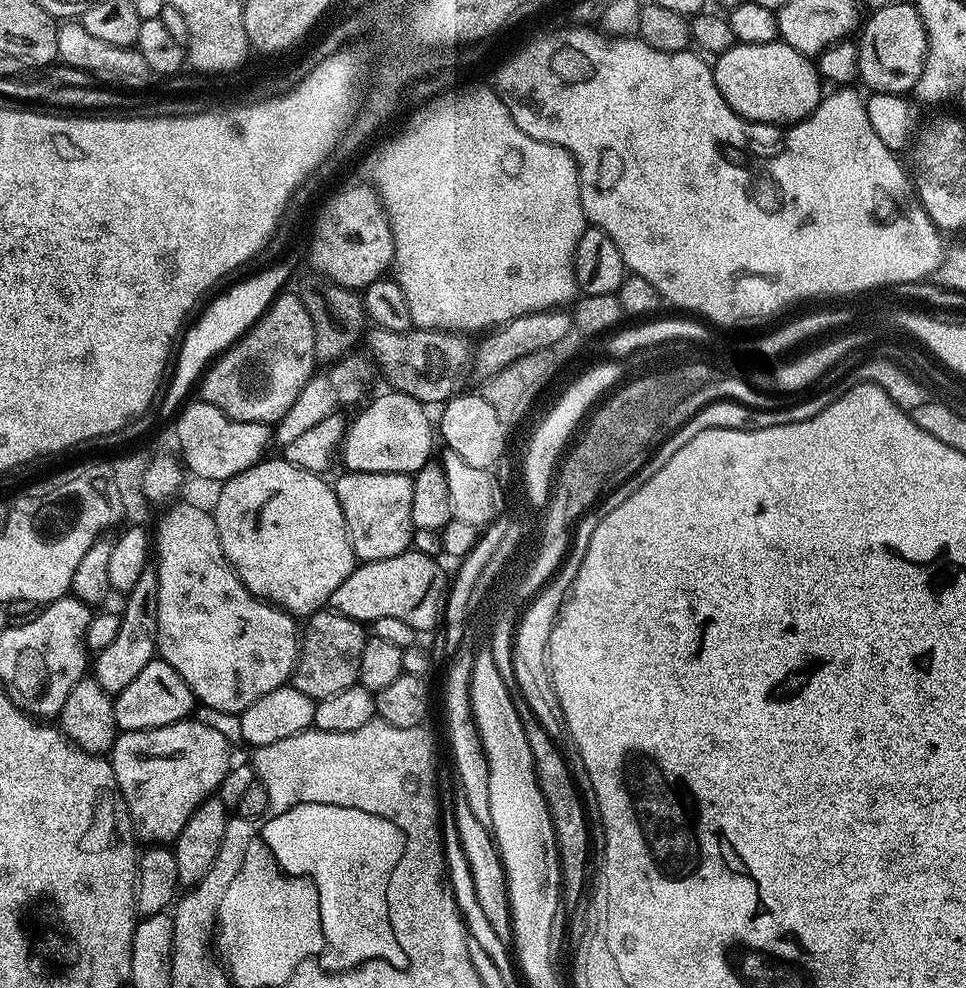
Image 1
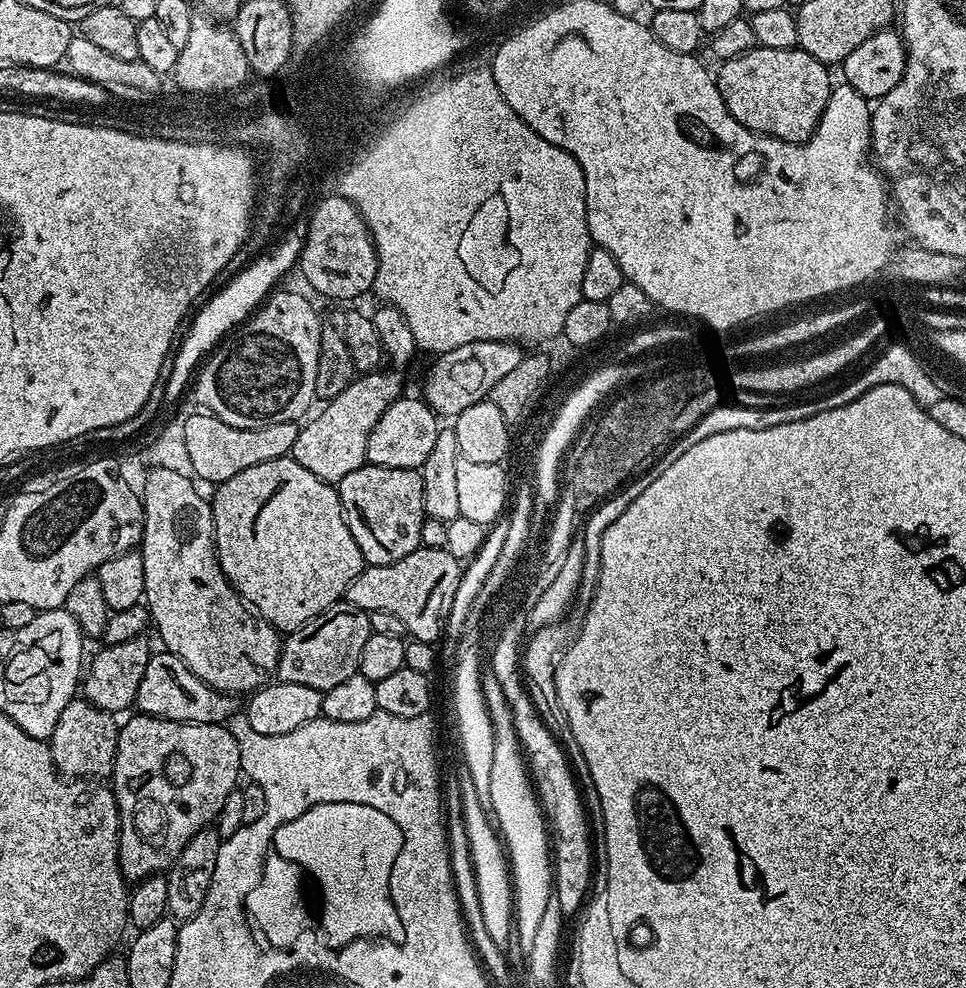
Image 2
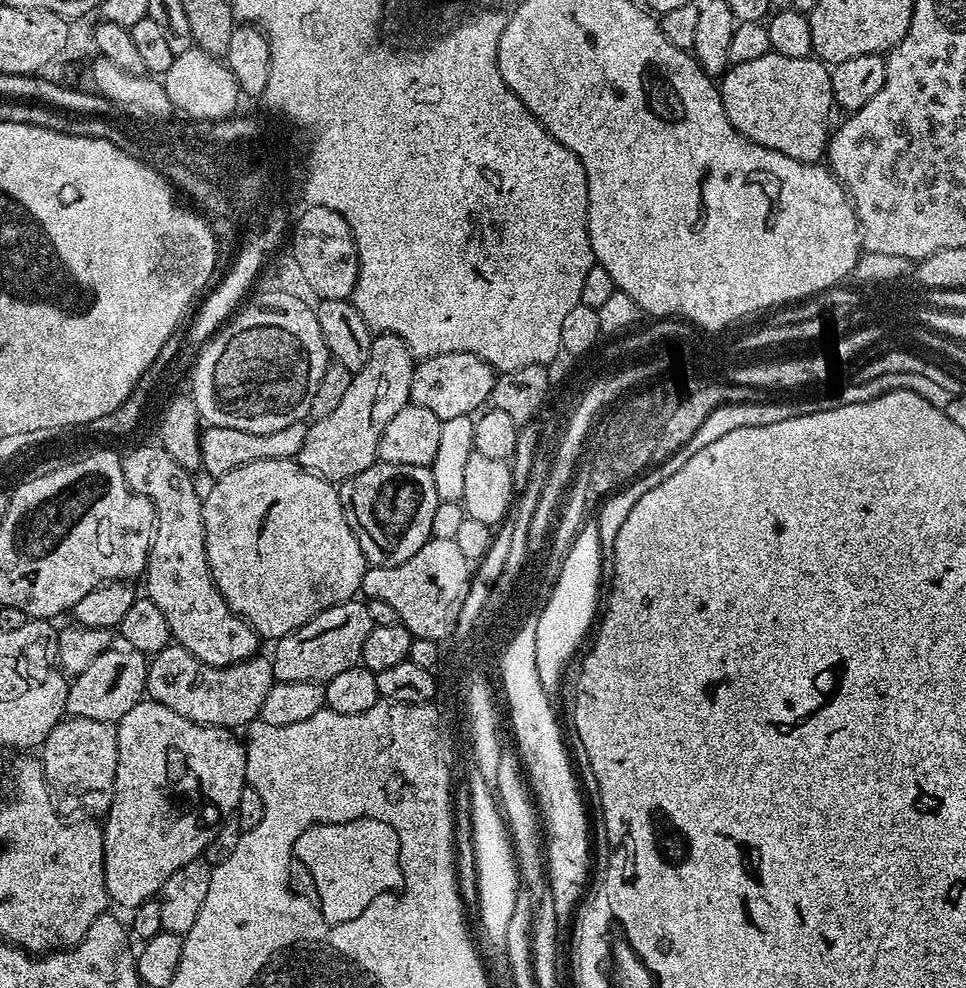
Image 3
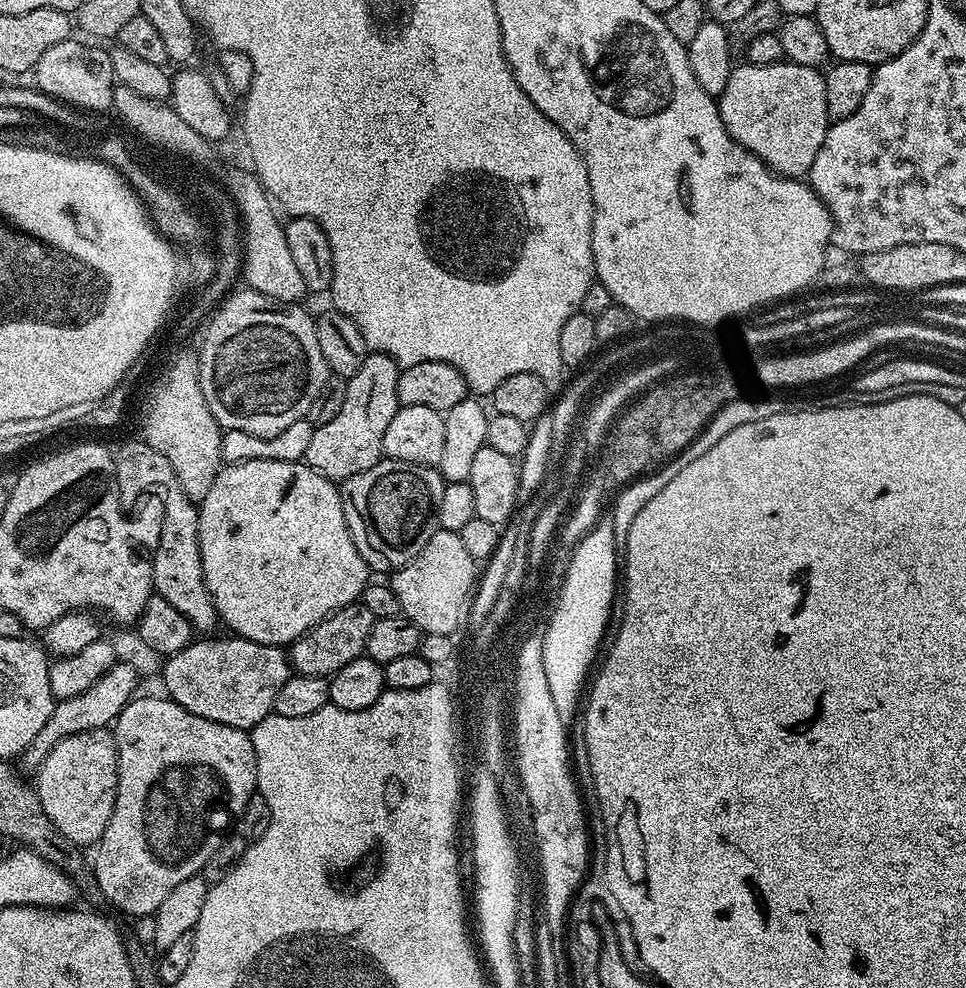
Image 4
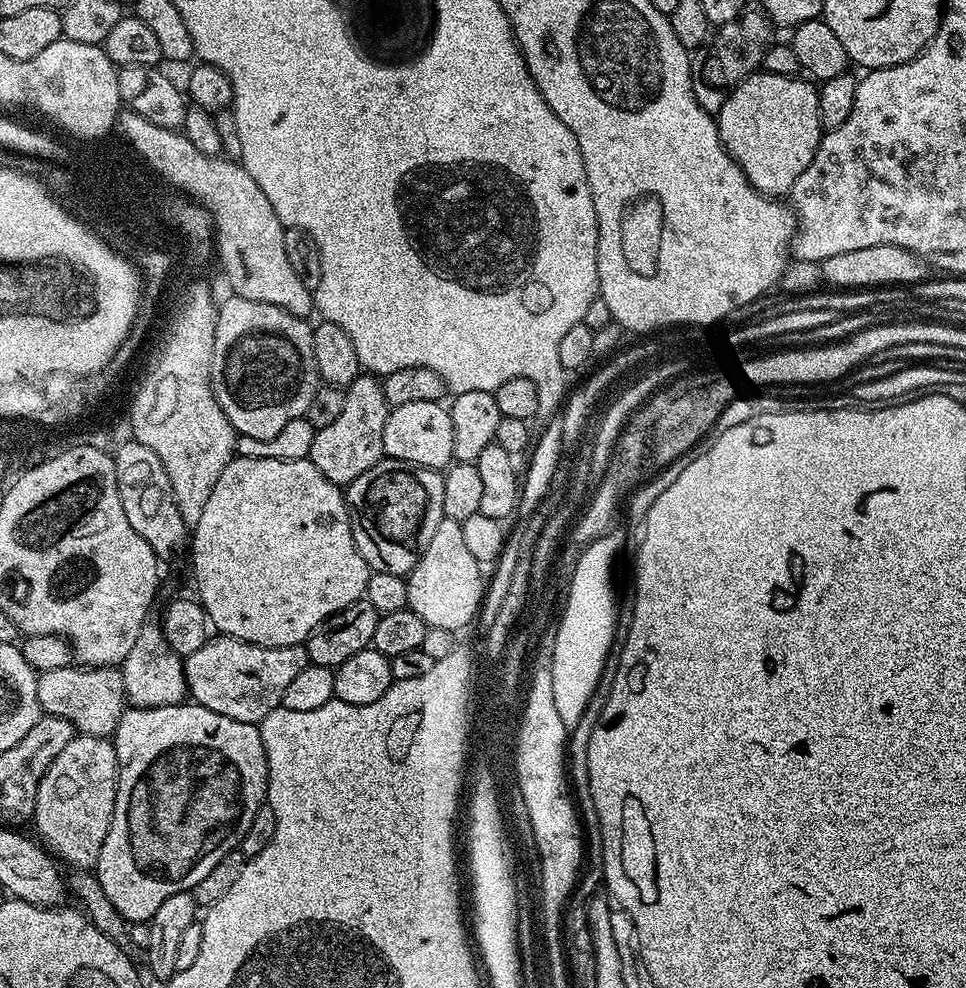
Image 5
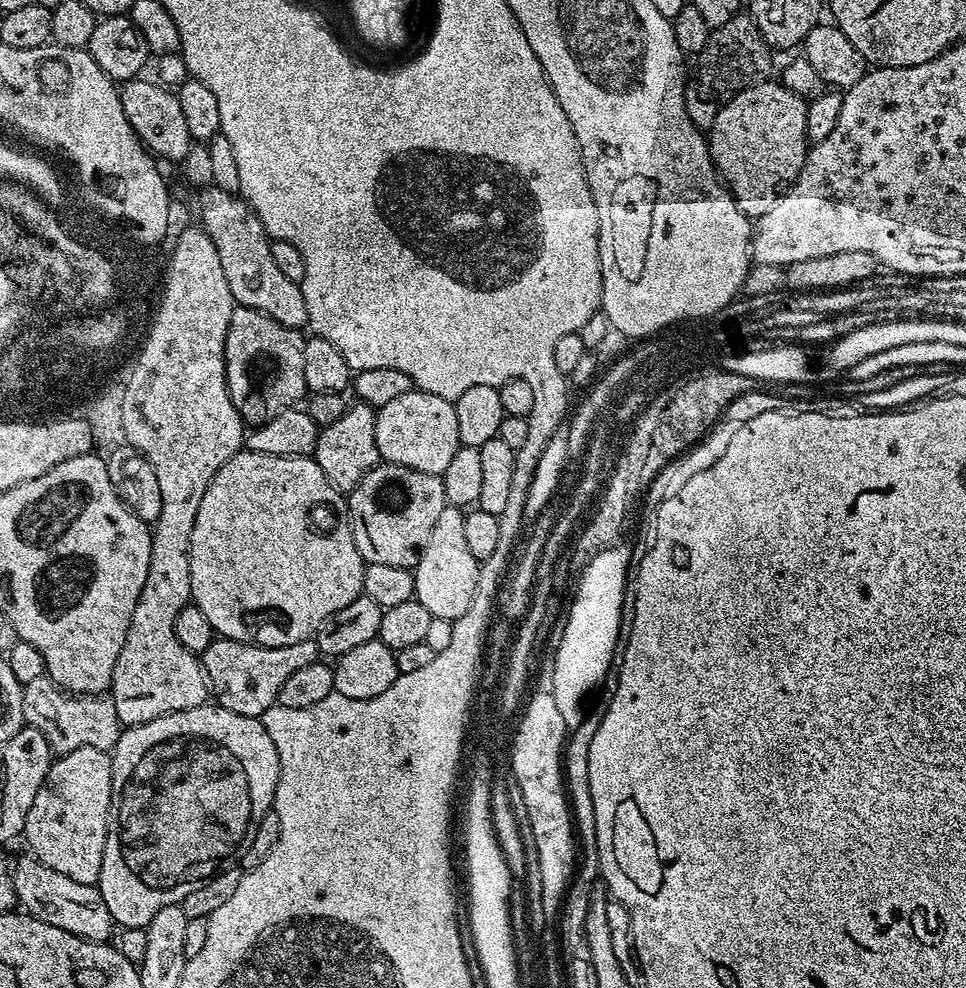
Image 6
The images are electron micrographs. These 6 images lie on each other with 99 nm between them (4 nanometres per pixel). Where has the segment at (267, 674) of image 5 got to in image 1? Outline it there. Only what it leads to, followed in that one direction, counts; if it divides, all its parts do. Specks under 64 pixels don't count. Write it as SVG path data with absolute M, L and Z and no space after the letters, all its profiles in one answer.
M153 658L142 666L138 678L126 686L126 690L115 693L112 705L116 727L120 732L133 732L173 724L179 720L189 719L197 707L196 695L186 686L186 682L166 661Z

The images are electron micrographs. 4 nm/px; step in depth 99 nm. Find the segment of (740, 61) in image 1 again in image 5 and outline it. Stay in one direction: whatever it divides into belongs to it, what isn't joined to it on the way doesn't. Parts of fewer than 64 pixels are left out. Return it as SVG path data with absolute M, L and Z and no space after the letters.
M759 71L725 95L716 125L724 148L763 196L784 198L820 145L818 88L811 79Z

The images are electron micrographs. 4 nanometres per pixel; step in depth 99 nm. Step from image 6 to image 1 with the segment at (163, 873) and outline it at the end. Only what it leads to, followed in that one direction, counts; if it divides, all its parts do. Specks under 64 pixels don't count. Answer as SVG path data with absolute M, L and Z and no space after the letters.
M195 718L166 726L120 732L110 759L116 781L134 825L137 841L164 846L175 841L190 814L219 789L230 767L229 737L218 734Z

